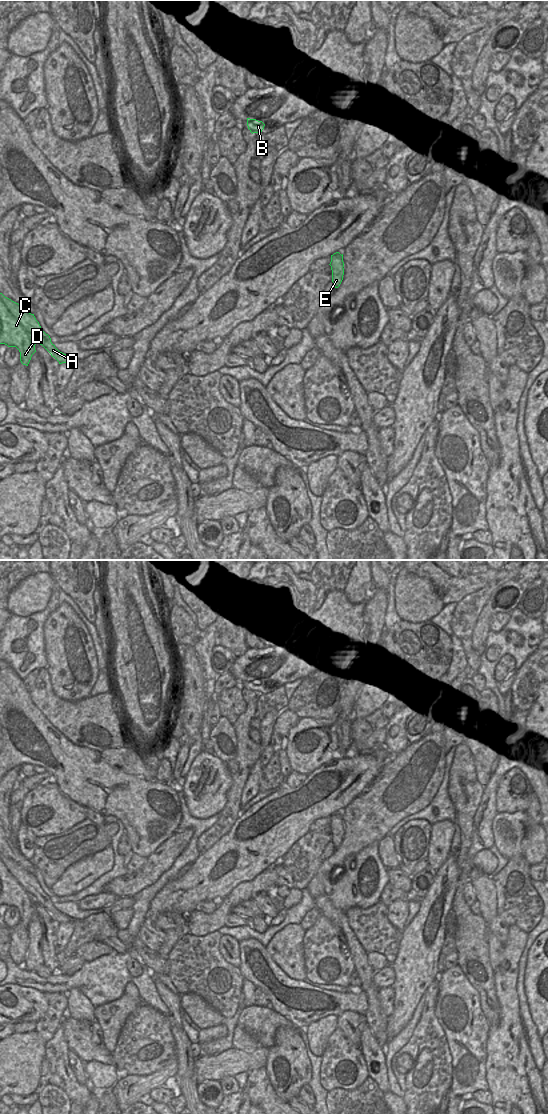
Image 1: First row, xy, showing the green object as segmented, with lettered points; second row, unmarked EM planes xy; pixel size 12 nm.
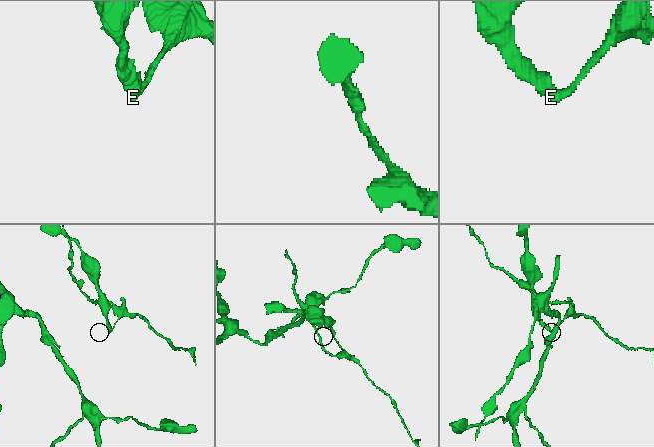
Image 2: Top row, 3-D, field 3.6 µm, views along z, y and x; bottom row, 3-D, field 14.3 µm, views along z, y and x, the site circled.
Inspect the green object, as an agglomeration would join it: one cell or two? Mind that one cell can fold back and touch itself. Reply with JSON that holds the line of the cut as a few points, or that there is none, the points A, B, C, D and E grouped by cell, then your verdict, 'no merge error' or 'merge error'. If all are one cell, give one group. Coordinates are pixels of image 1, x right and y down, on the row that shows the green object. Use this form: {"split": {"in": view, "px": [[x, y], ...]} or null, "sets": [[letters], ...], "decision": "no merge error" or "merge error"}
{"split": {"in": "xy", "px": [[332, 274], [340, 274], [342, 276]]}, "sets": [["A", "C", "D"], ["B", "E"]], "decision": "merge error"}

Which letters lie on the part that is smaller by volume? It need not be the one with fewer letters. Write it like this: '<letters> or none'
B, E

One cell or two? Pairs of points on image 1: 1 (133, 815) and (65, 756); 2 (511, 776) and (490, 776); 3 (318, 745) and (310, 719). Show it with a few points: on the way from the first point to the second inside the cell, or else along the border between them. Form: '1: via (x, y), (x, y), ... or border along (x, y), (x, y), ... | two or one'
1: via (114, 804), (105, 804), (82, 775) | one
2: border along (510, 756), (503, 764), (496, 779), (495, 799) | two
3: via (317, 739), (314, 725) | one

